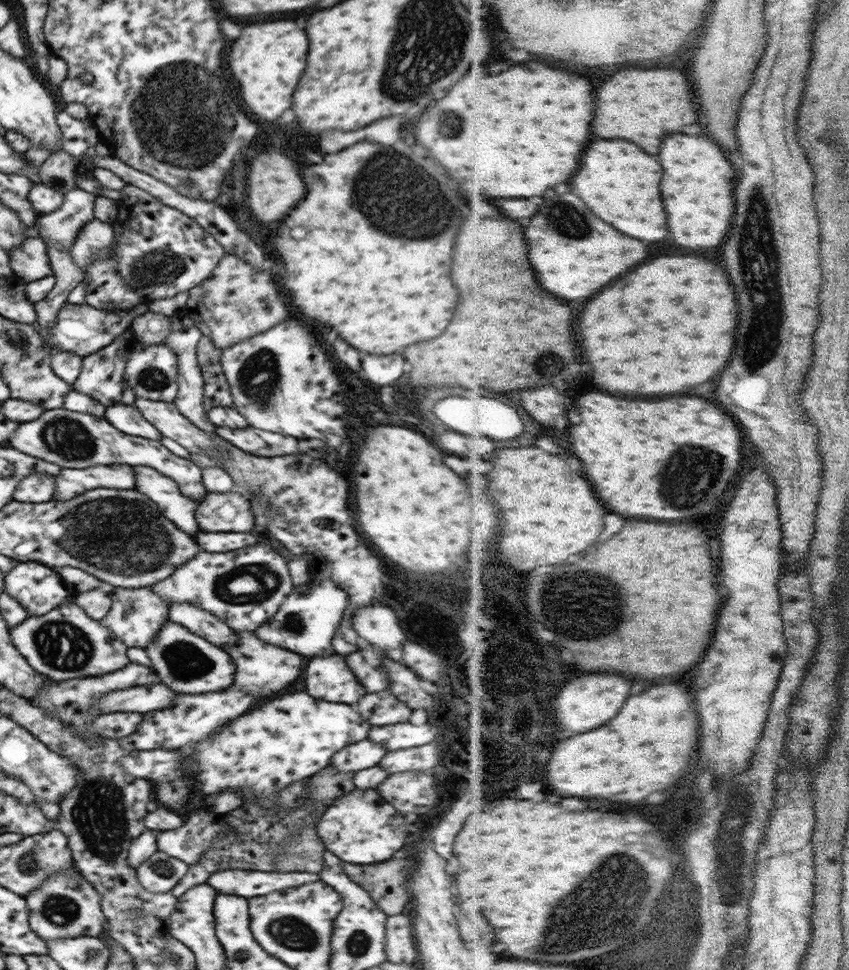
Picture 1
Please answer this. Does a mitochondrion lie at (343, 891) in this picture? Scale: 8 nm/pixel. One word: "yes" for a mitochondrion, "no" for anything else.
no

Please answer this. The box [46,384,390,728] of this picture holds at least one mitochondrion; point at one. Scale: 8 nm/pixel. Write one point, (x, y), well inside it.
(102, 532)

